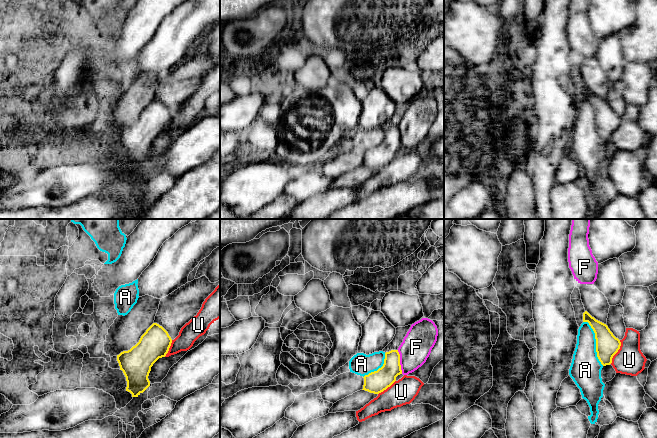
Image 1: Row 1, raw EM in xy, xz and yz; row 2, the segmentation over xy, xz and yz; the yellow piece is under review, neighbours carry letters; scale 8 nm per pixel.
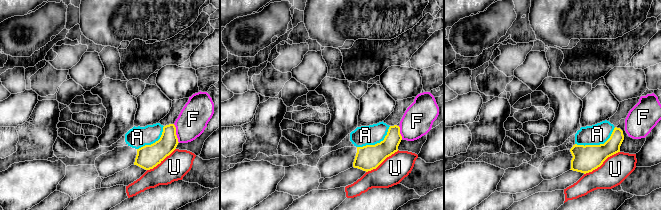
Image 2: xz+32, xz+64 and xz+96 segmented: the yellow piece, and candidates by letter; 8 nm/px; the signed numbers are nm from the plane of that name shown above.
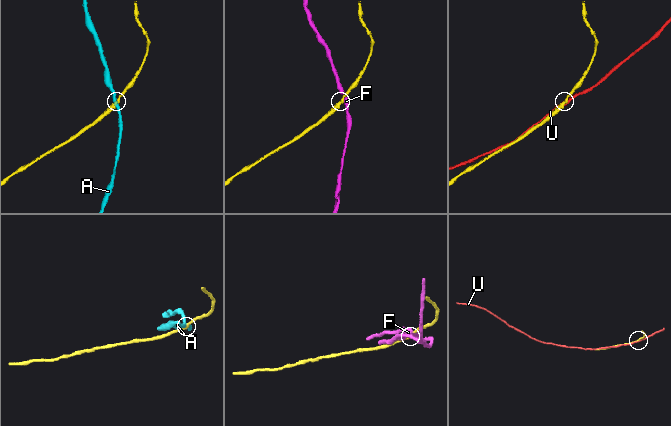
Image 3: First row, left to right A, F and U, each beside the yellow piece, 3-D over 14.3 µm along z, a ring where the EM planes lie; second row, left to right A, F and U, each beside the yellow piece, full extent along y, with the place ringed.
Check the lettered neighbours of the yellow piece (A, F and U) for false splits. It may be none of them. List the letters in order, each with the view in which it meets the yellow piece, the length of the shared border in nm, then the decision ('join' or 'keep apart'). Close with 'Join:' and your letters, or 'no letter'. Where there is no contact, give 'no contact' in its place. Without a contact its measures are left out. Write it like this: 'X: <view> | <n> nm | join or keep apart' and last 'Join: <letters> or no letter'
A: yz | 400 nm | keep apart
F: xz | 200 nm | keep apart
U: yz | 200 nm | keep apart
Join: no letter

